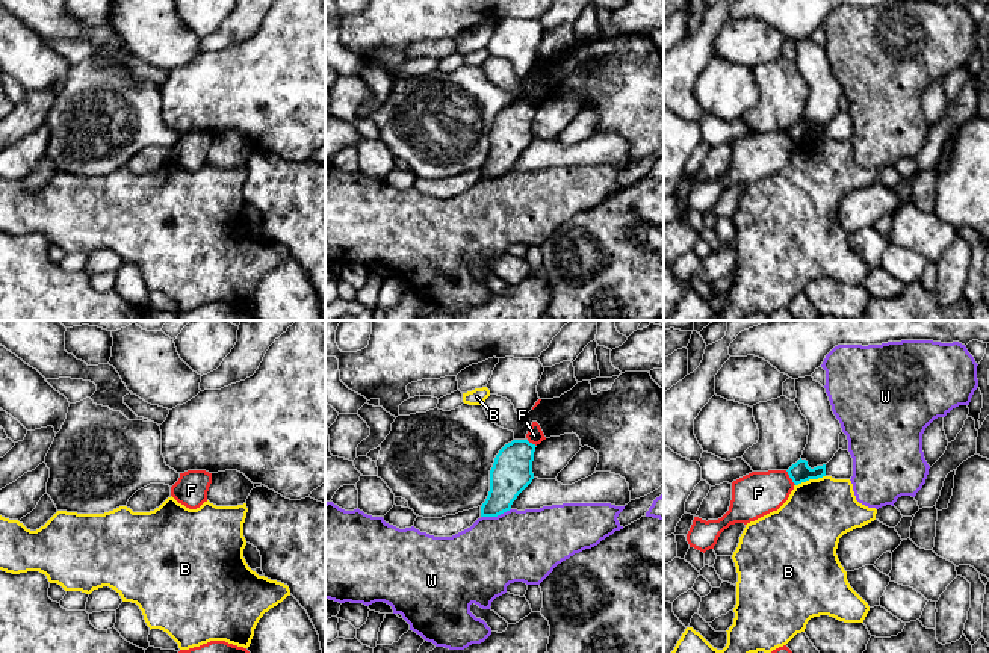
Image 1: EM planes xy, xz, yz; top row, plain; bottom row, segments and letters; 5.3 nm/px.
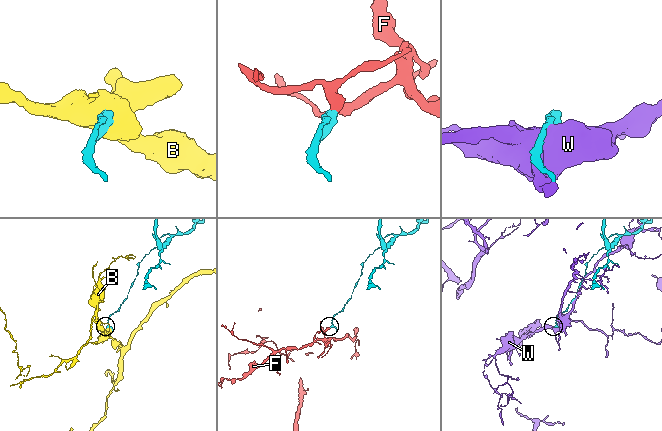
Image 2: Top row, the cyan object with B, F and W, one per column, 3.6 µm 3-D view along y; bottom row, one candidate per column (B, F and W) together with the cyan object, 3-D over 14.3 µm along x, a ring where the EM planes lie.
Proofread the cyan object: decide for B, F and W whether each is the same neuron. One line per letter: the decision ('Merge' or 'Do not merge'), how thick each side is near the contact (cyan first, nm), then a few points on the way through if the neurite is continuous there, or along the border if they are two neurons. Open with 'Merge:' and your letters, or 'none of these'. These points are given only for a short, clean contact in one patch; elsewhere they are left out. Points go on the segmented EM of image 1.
Merge: none of these
B: Do not merge. Thickness 110 nm (cyan) against 360 nm
F: Do not merge. Thickness 110 nm (cyan) against 240 nm. Boundary: yz (785, 470), (796, 484)
W: Do not merge. Thickness 220 nm (cyan) against 380 nm

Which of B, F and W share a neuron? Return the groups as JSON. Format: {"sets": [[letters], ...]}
{"sets": [["B"], ["F"], ["W"]]}

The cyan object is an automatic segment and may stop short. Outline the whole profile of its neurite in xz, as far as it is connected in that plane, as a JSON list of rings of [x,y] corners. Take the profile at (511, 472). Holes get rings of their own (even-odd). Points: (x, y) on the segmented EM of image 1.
[[[513,440],[499,450],[490,470],[490,491],[481,506],[481,517],[498,517],[511,509],[534,479],[535,447],[528,440]]]

